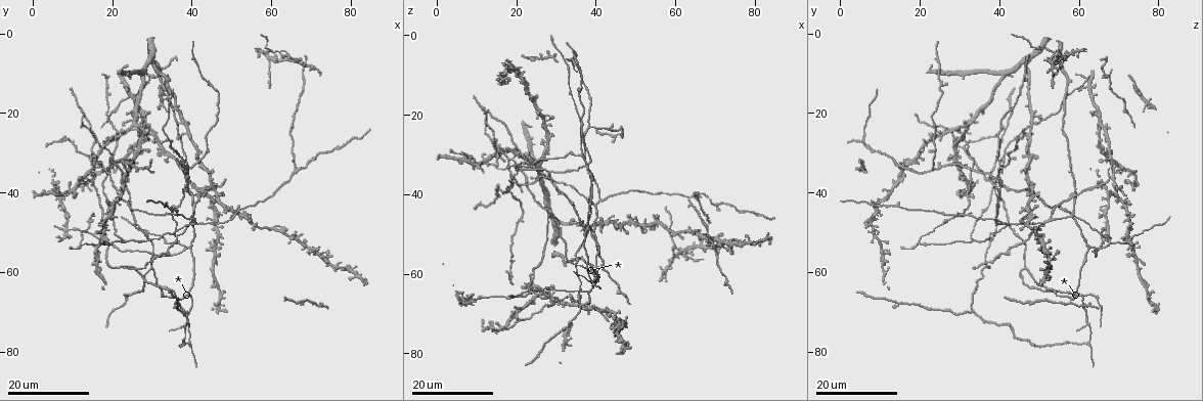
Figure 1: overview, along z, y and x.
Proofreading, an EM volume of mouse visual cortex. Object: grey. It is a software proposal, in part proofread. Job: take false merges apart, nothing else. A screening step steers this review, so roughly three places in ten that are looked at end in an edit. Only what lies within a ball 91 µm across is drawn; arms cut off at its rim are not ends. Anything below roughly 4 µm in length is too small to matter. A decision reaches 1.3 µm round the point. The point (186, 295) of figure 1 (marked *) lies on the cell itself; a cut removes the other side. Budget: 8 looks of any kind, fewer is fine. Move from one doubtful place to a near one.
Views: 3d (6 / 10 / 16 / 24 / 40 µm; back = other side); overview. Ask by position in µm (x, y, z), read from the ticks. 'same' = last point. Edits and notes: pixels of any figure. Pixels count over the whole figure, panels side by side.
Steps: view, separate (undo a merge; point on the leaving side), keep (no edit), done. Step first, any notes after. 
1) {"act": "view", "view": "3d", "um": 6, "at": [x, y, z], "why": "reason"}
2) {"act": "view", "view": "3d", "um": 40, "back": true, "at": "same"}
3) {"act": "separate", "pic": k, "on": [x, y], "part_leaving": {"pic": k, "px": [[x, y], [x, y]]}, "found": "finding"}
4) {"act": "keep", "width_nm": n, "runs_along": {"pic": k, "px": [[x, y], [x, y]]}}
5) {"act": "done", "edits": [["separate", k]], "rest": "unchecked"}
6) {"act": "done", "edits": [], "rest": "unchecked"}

{"act": "view", "view": "3d", "um": 16, "at": [40.5, 47.0, 52.5], "why": "branch point"}

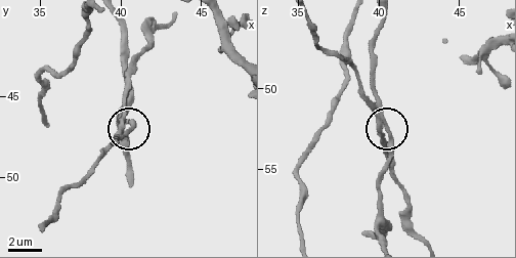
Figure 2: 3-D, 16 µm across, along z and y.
{"act": "view", "view": "3d", "um": 6, "at": [40.1, 46.8, 52.2]}

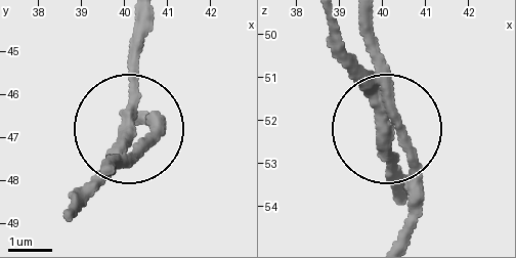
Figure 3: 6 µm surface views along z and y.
{"act": "separate", "pic": 3, "on": [124, 112], "part_leaving": {"pic": 3, "px": [[380, 93], [332, 19]]}, "found": "two cells meet here"}

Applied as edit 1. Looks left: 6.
{"act": "view", "view": "3d", "um": 16, "at": [39.0, 78.0, 62.0]}

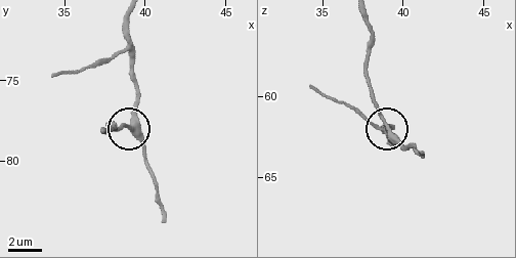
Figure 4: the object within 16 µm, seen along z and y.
{"act": "view", "view": "3d", "um": 6, "at": [39.2, 78.0, 62.2]}

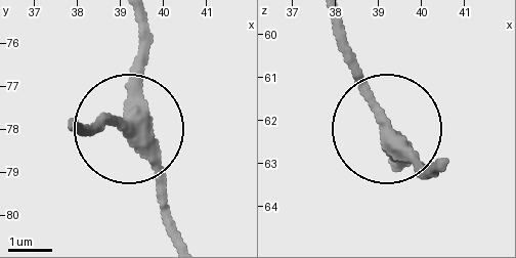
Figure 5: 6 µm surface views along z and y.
{"act": "keep", "arms": 3, "runs_along": {"pic": 5, "px": [[138, 16], [131, 137], [168, 211]]}, "found": "all the same cell"}

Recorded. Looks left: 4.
{"act": "view", "view": "3d", "um": 24, "at": [23.5, 52.5, 32.5], "why": "side arm on a straight run"}

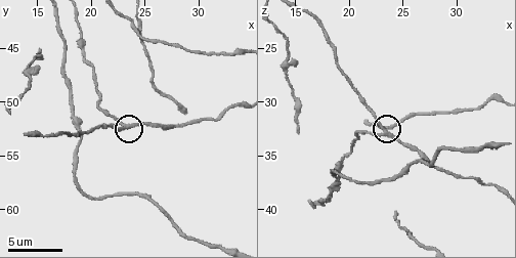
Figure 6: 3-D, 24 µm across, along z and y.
{"act": "view", "view": "3d", "um": 6, "at": [23.4, 52.4, 32.8], "why": "closer look"}

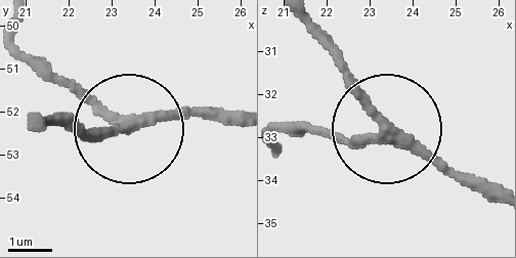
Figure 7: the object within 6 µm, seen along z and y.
{"act": "keep", "arms": 3, "found": "continuous, no second cell"}

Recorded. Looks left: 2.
{"act": "view", "view": "3d", "um": 16, "at": [66.0, 35.0, 40.5], "why": "four or more arms meet"}

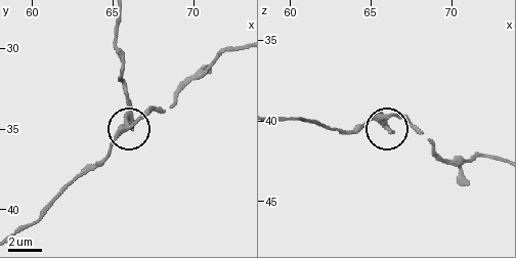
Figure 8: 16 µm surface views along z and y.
{"act": "view", "view": "3d", "um": 10, "at": [65.9, 34.6, 39.9], "why": "closer look"}

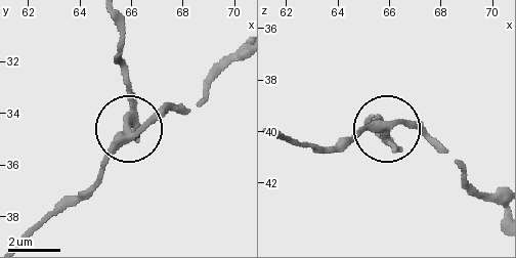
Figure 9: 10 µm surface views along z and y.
{"act": "separate", "pic": 9, "on": [124, 76], "arms": 4, "part_leaving": {"pic": 9, "px": [[132, 116], [119, 18]]}, "found": "two cells meet here"}

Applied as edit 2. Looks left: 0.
{"act": "done", "edits": [["separate", 3], ["separate", 9]], "rest": "unchecked"}

